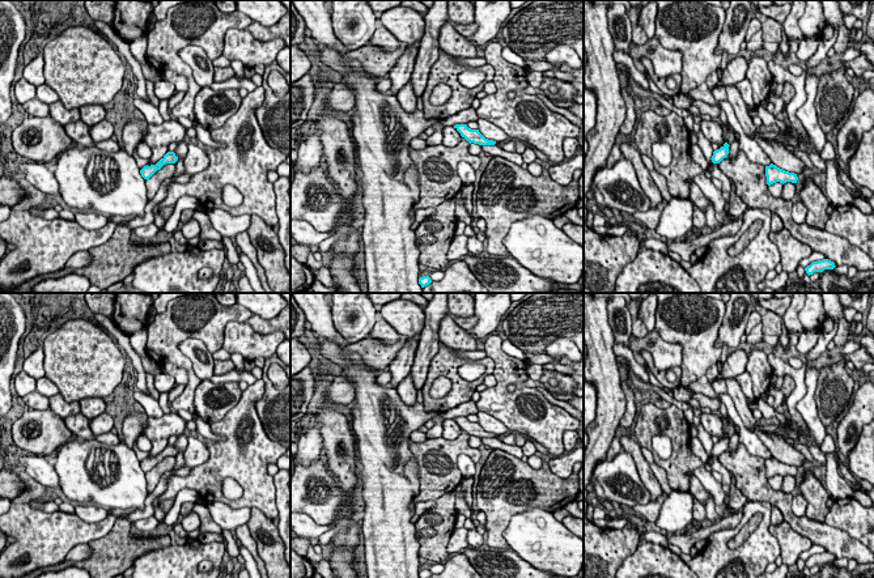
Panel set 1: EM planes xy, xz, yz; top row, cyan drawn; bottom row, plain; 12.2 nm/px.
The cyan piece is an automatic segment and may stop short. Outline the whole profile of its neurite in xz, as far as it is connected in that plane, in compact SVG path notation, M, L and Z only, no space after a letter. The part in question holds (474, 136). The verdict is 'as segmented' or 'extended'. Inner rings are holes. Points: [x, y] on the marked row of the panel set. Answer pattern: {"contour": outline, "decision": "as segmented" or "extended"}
{"contour": "M455 124L454 128L464 137L470 144L479 144L479 145L495 145L496 141L485 139L479 129L471 129L467 124Z", "decision": "as segmented"}

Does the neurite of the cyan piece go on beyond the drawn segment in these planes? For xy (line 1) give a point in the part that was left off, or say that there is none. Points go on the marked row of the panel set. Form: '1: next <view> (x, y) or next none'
1: next none

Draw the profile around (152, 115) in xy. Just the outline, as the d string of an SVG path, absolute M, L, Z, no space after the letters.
M135 98L133 105L144 114L148 124L158 126L164 123L164 119L158 111L158 107L153 106L141 98Z

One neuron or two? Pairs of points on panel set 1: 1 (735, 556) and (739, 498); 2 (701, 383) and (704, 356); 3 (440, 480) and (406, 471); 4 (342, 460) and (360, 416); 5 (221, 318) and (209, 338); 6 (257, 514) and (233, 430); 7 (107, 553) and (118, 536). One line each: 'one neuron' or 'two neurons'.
1: two neurons
2: two neurons
3: two neurons
4: two neurons
5: one neuron
6: two neurons
7: one neuron

